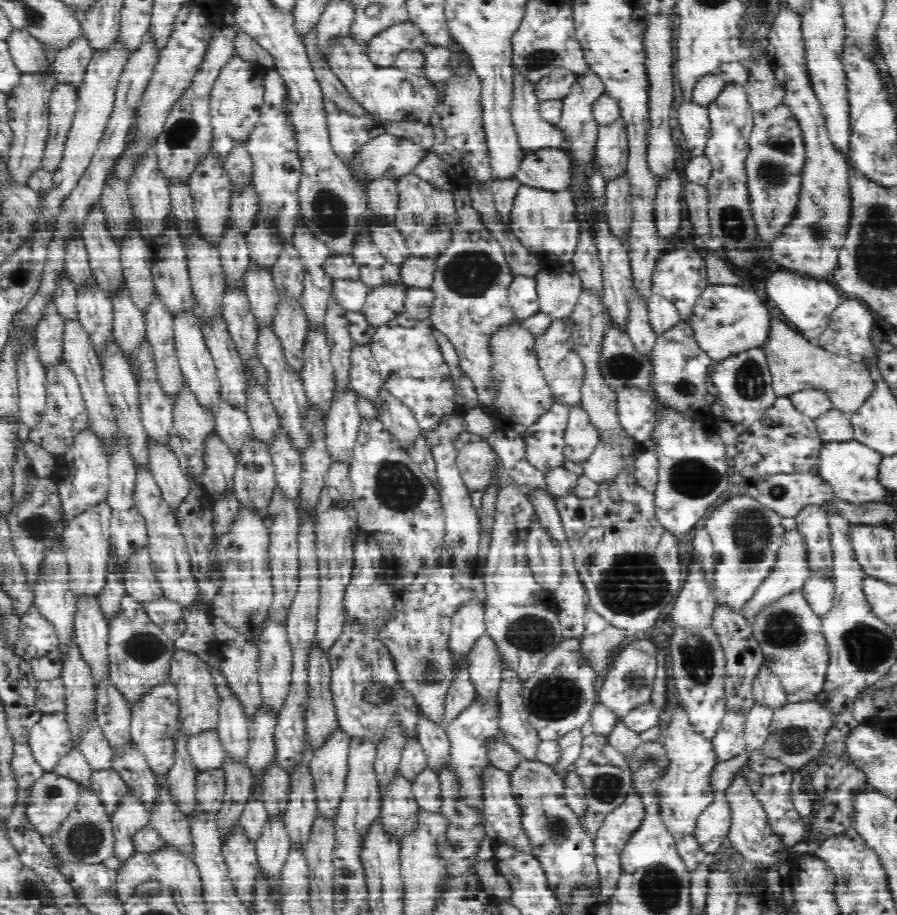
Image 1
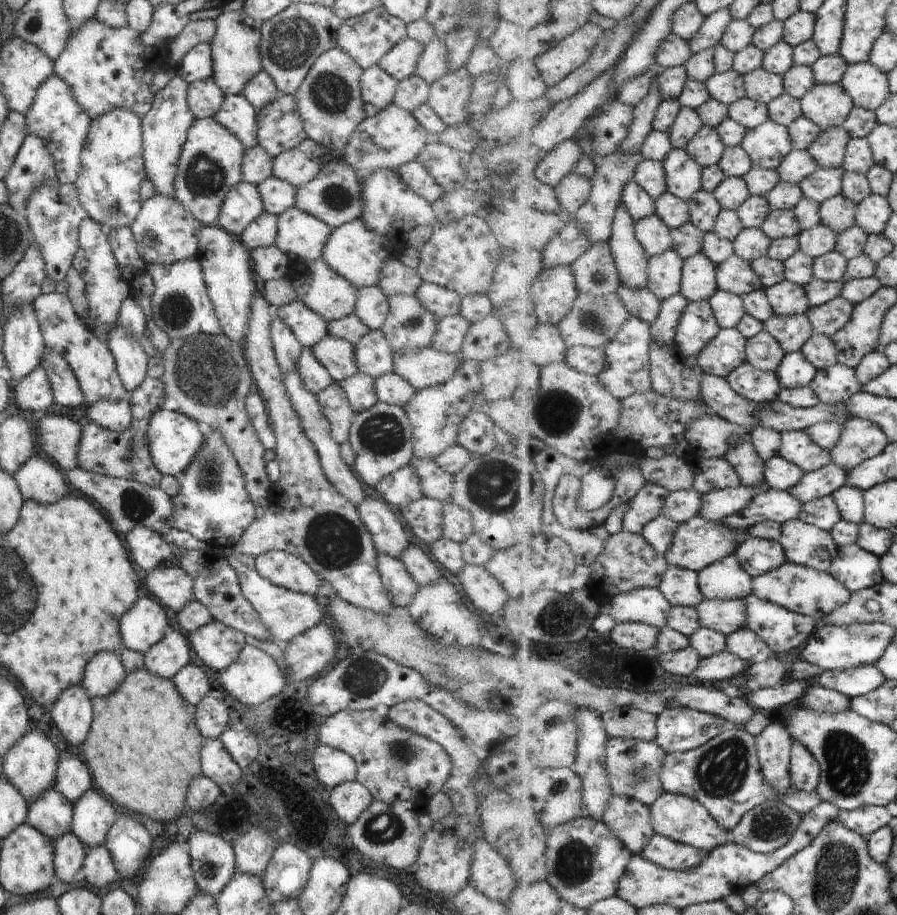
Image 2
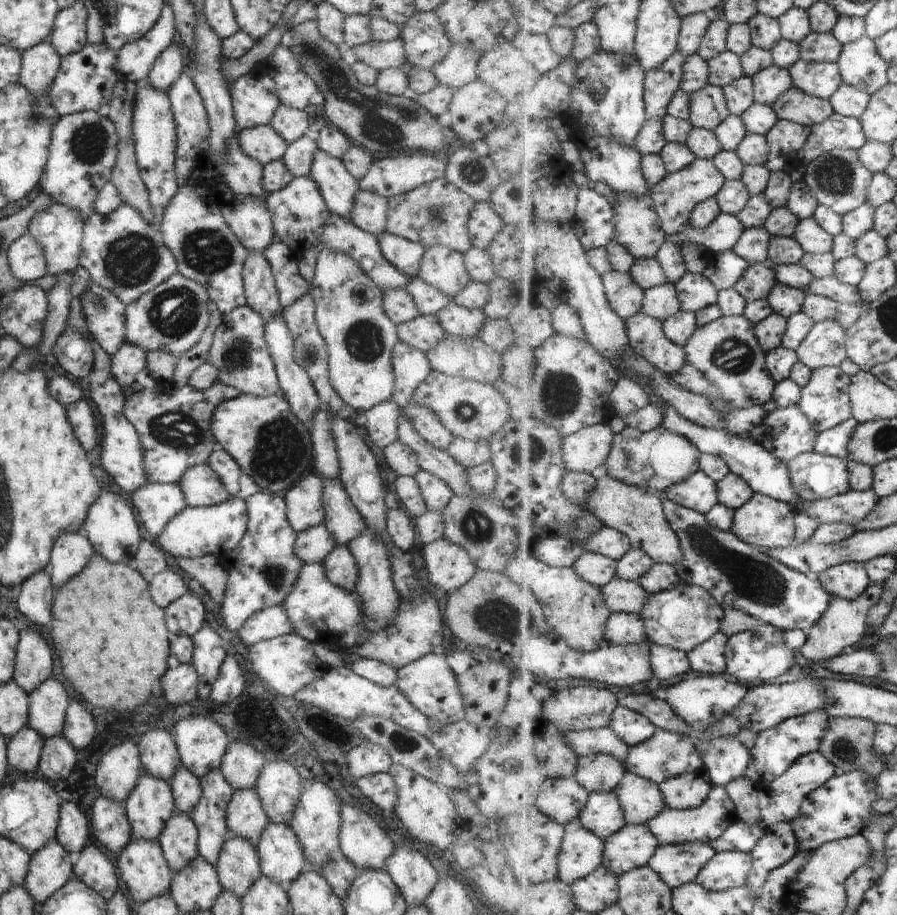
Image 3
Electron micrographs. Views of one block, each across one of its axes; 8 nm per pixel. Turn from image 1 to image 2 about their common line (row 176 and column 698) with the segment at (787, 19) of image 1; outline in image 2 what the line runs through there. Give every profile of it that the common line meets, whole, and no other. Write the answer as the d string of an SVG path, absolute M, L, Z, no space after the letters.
M664 792L651 806L652 825L657 833L710 852L732 841L731 832L713 818L712 814L697 799Z

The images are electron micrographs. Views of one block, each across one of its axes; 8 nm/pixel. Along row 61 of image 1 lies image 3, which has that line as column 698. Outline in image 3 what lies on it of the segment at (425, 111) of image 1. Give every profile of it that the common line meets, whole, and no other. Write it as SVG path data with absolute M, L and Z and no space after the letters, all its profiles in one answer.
M744 314L725 316L719 320L700 326L692 338L685 344L687 364L703 372L711 384L719 388L719 396L727 402L745 408L745 406L763 406L773 400L776 382L768 369L767 353L756 335L756 323Z

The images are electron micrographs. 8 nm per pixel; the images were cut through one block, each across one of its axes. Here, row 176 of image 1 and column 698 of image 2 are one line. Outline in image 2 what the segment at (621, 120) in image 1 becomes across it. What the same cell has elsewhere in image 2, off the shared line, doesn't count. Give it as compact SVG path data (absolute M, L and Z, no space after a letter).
M707 599L696 606L700 623L725 636L747 628L745 599Z

